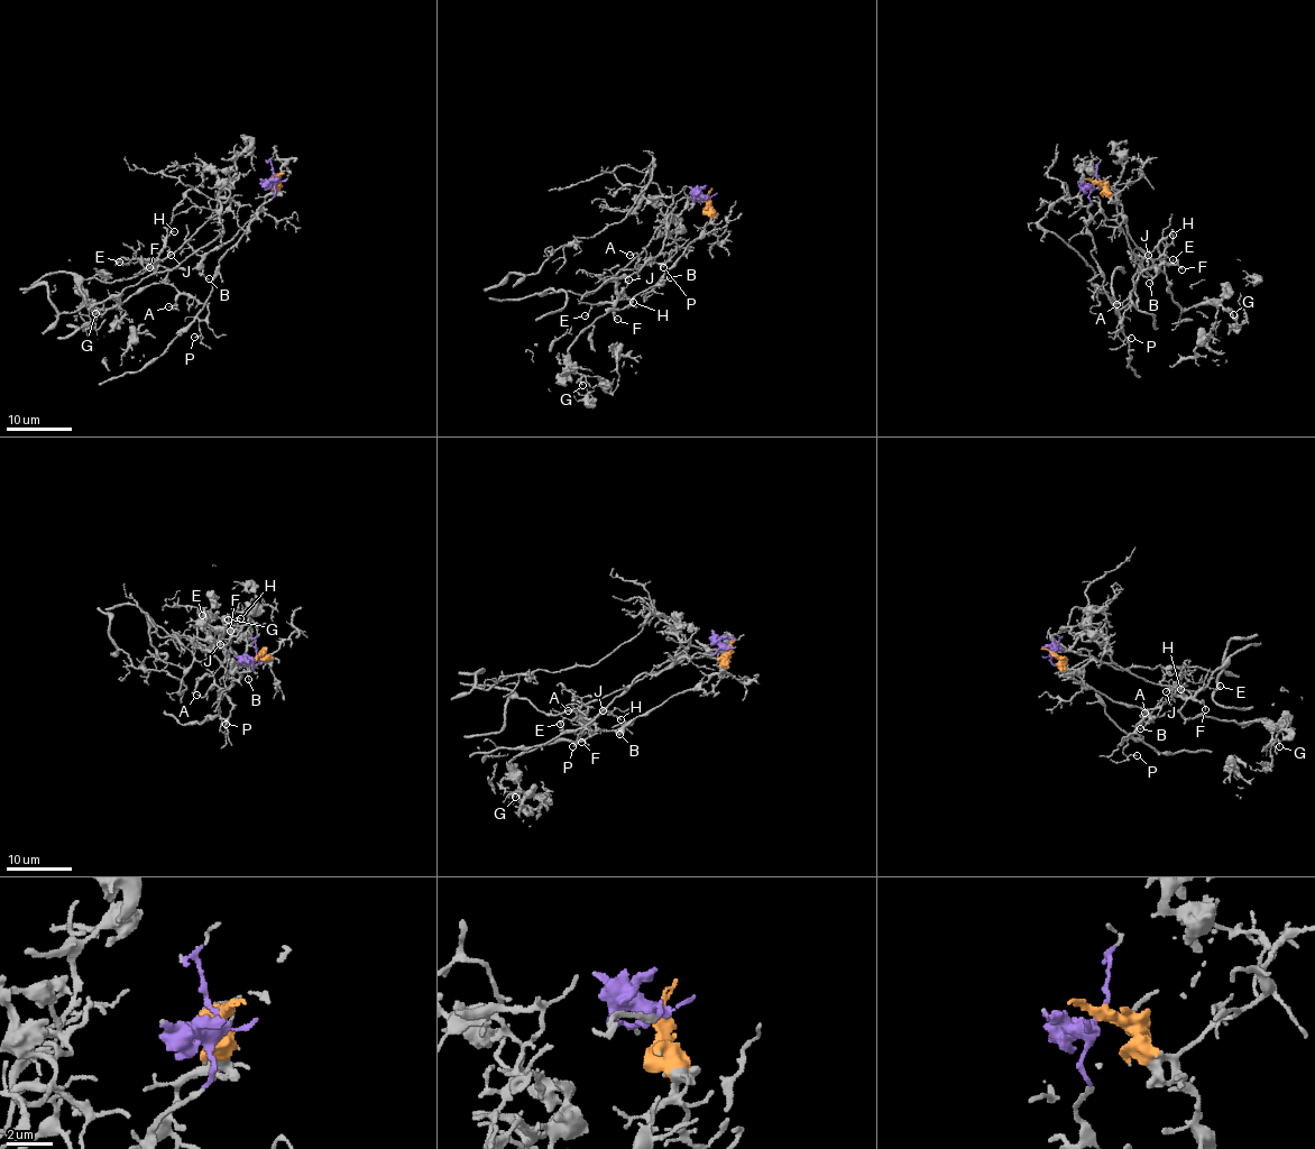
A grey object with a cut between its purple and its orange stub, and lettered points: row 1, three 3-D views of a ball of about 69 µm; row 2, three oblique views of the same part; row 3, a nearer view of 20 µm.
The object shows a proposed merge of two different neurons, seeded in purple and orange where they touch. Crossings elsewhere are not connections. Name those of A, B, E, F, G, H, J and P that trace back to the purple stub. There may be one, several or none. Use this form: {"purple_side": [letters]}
{"purple_side": ["A", "P"]}

